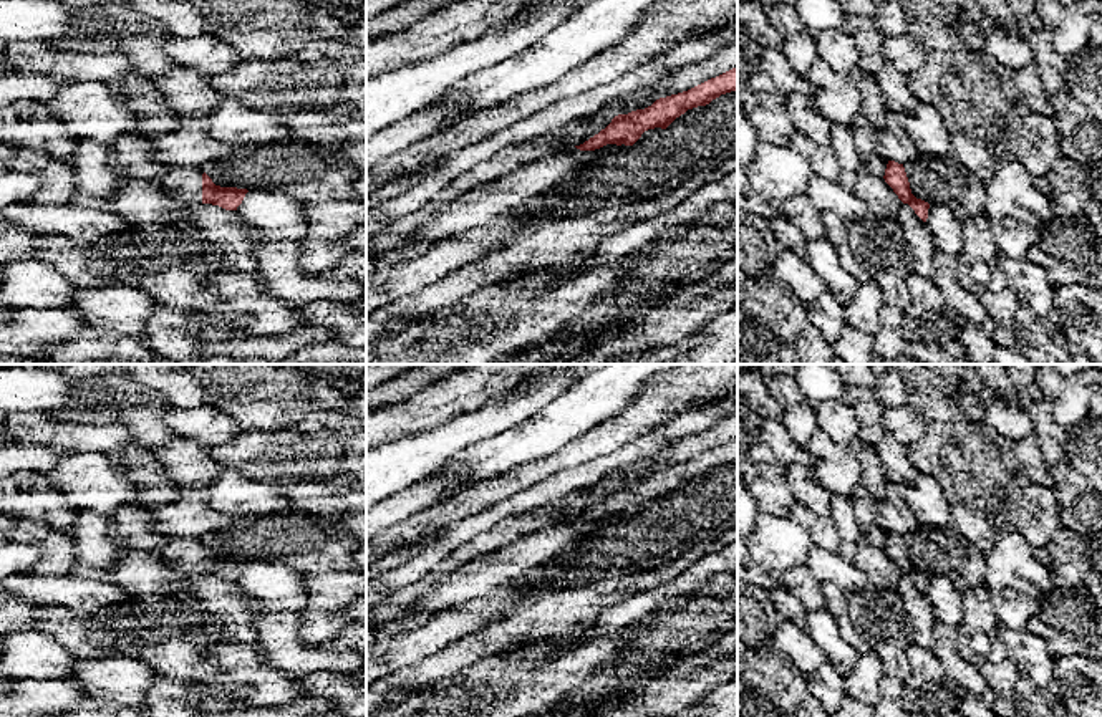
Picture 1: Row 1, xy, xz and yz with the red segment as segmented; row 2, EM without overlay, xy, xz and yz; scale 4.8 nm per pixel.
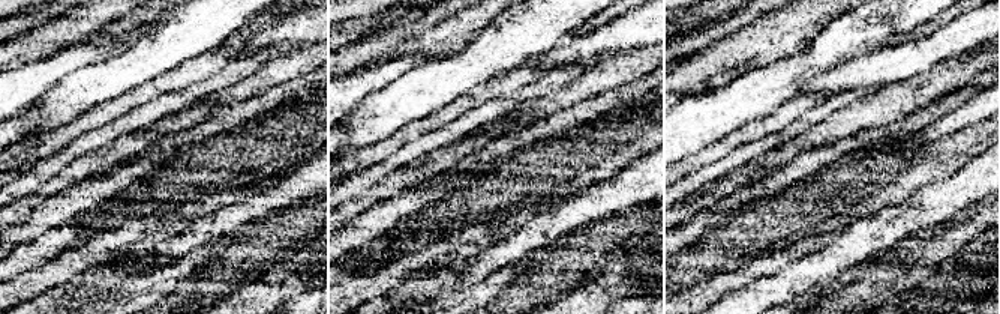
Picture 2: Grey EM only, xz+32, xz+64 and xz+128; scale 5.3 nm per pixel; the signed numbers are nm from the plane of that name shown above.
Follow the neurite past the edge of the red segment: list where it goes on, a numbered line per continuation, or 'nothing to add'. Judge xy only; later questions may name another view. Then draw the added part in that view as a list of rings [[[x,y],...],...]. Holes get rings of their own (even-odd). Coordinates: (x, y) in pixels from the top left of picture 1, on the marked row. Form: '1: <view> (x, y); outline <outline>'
1: xy (186, 182); outline [[[167,167],[154,182],[184,202],[202,204],[202,174],[202,167]]]

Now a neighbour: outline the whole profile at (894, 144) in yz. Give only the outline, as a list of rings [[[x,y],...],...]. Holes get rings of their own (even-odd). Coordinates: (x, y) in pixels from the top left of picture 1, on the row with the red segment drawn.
[[[893,113],[887,114],[885,126],[877,131],[878,134],[878,156],[898,164],[908,164],[918,157],[918,149],[903,131]]]

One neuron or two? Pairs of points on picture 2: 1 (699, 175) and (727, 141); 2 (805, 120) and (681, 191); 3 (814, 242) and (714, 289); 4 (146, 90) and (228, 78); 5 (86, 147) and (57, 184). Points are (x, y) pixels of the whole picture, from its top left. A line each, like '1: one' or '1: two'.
1: two
2: one
3: one
4: two
5: two

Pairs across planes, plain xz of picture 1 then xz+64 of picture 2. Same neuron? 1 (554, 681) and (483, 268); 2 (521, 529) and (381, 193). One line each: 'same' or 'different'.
1: different
2: same

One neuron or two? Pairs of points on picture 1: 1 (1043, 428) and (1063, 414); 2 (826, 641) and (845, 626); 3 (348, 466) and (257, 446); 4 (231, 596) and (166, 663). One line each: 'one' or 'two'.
1: two
2: two
3: one
4: one

